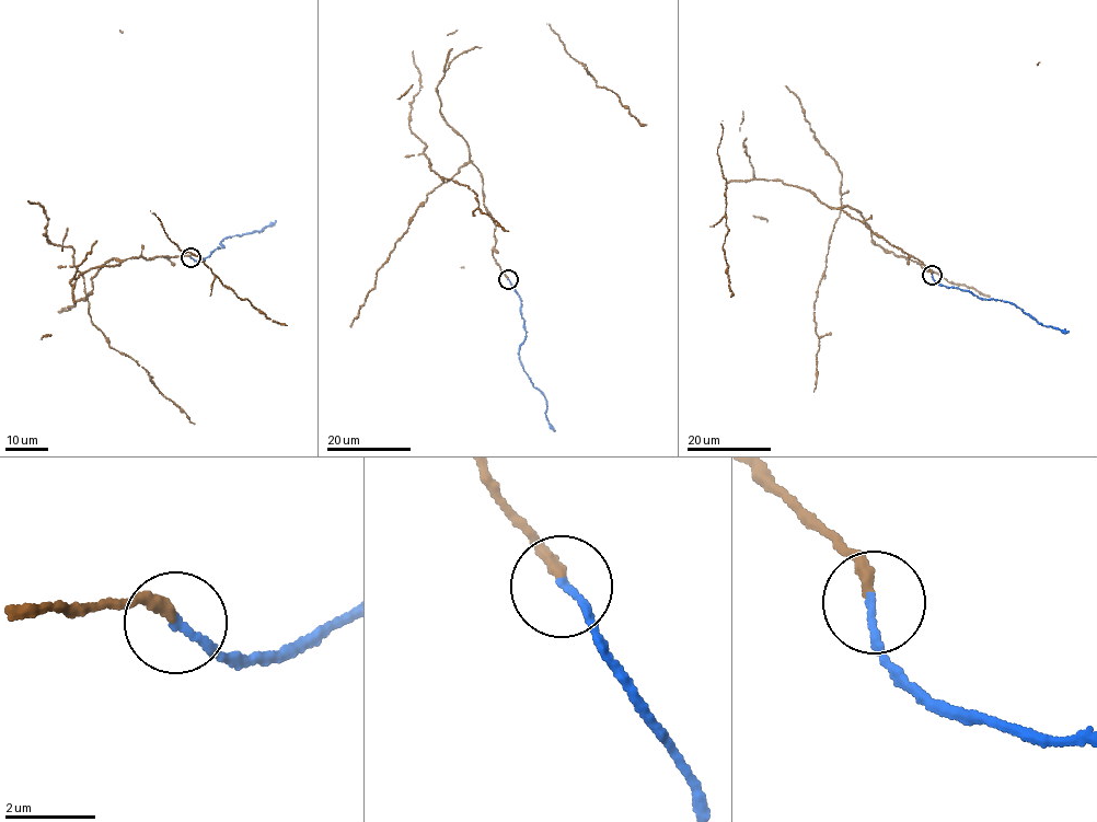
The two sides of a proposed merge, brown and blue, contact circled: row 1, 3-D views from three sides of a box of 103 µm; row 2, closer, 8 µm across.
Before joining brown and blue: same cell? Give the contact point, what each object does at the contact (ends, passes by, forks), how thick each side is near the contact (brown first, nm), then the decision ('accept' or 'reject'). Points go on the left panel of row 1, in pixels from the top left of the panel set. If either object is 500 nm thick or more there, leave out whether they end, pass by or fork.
place (191, 257); brown ends; blue ends; calibres 240 and 180 nm; accept

